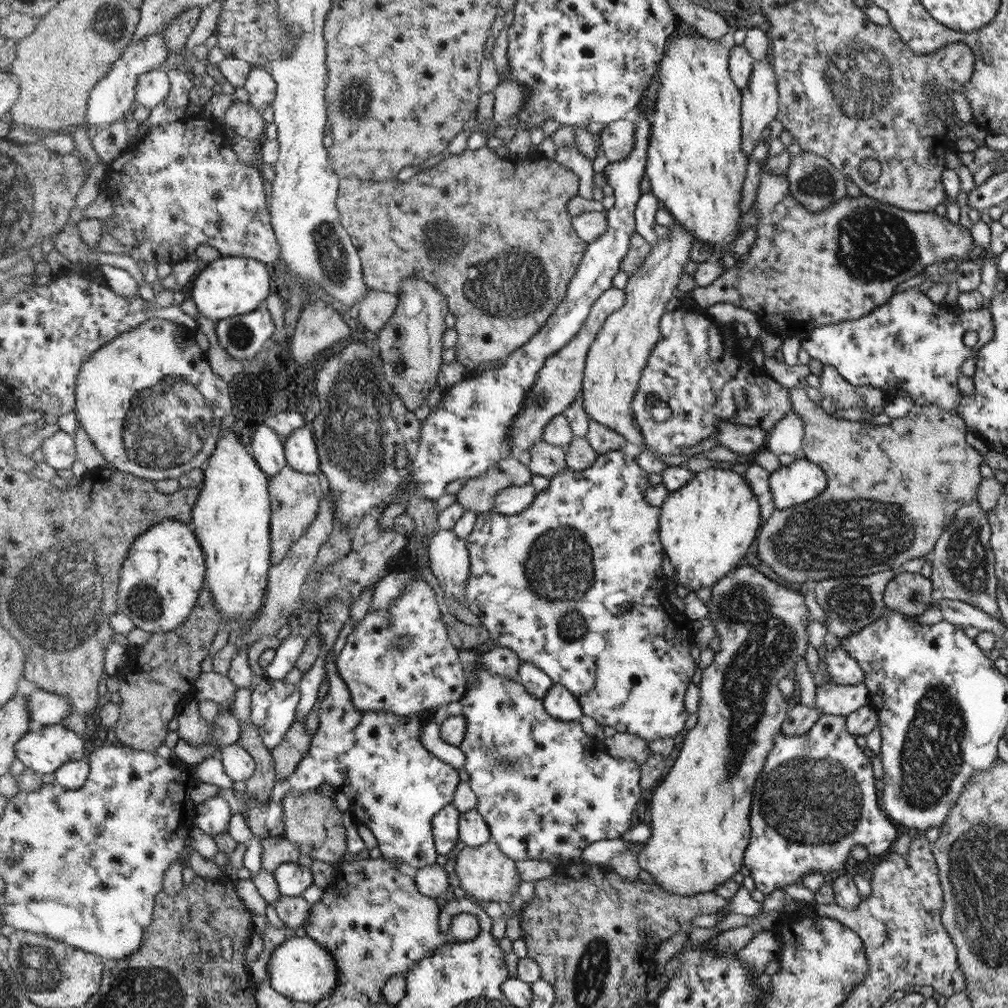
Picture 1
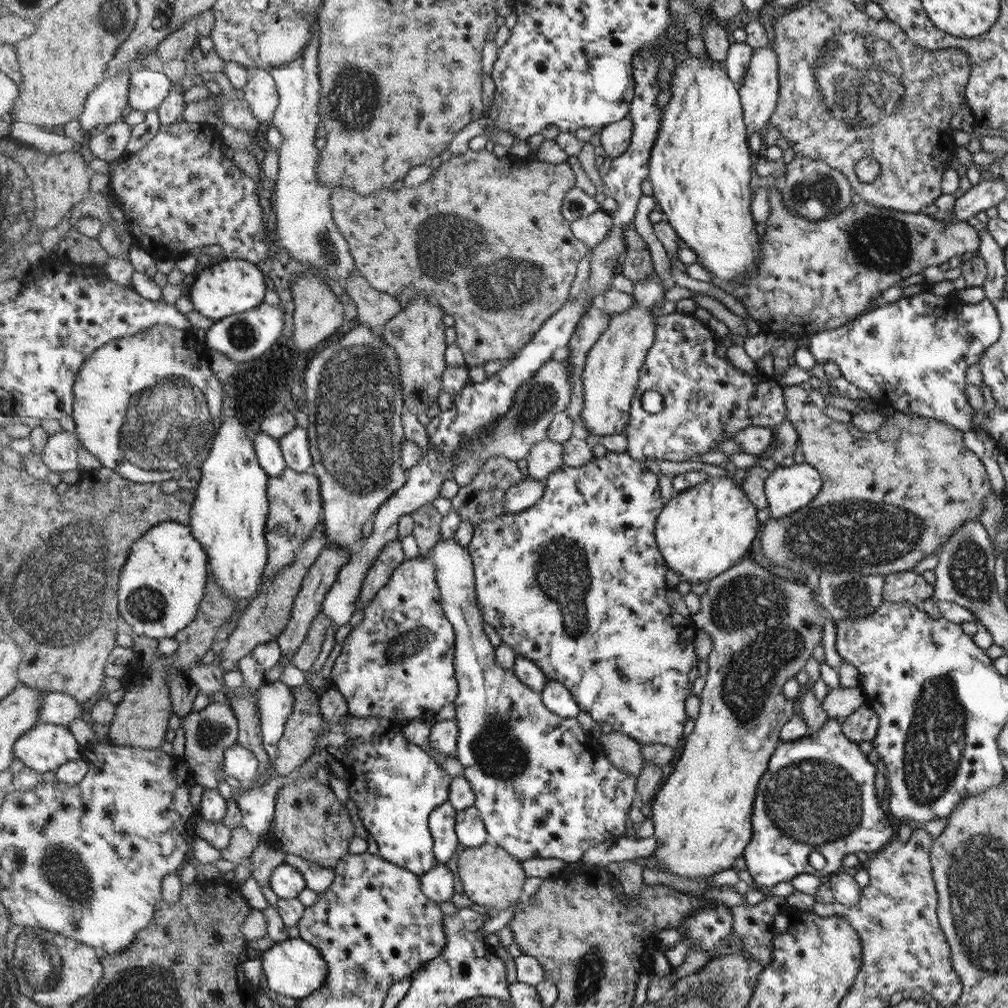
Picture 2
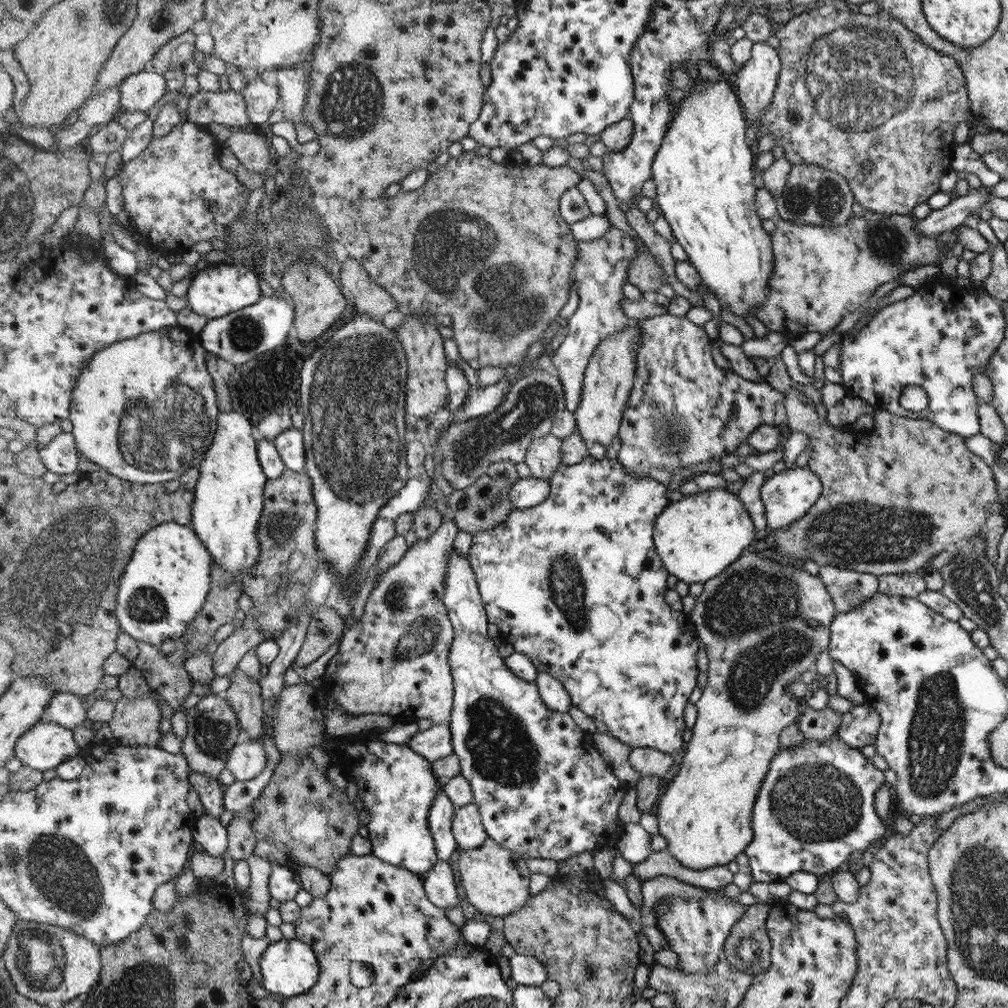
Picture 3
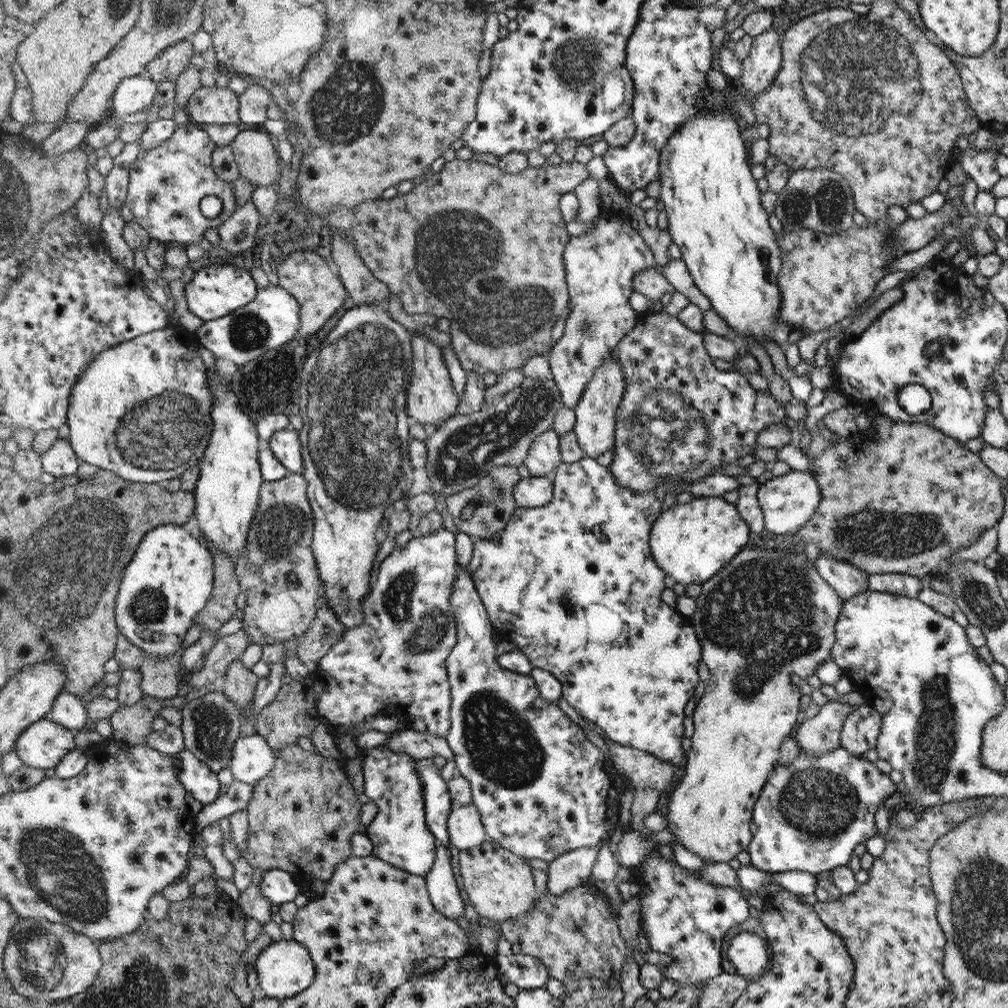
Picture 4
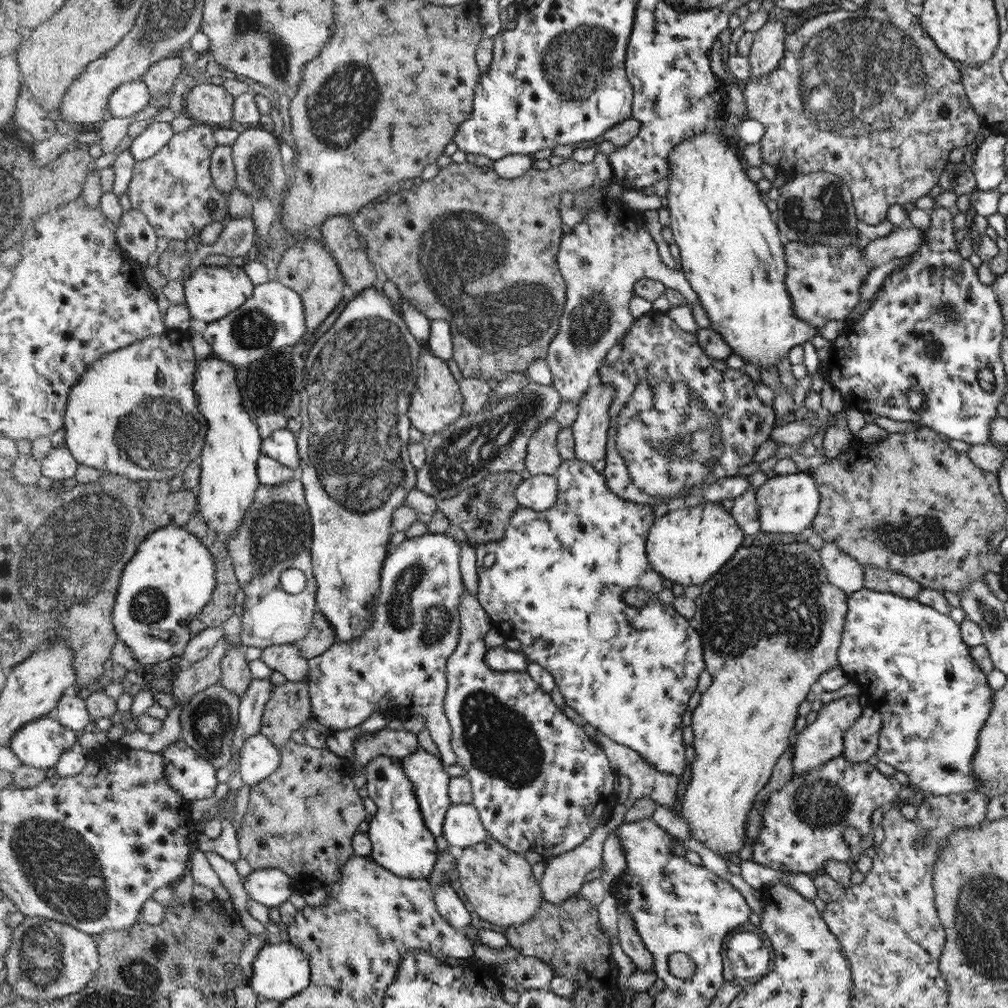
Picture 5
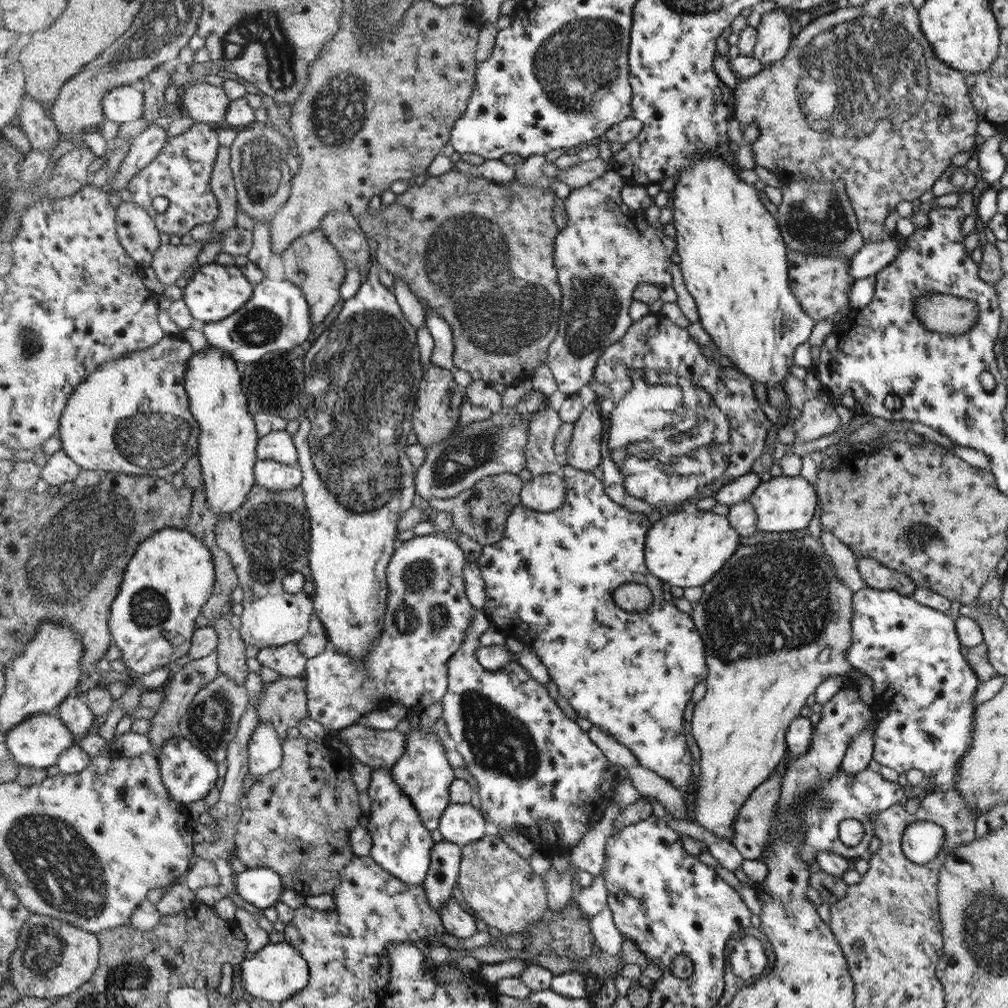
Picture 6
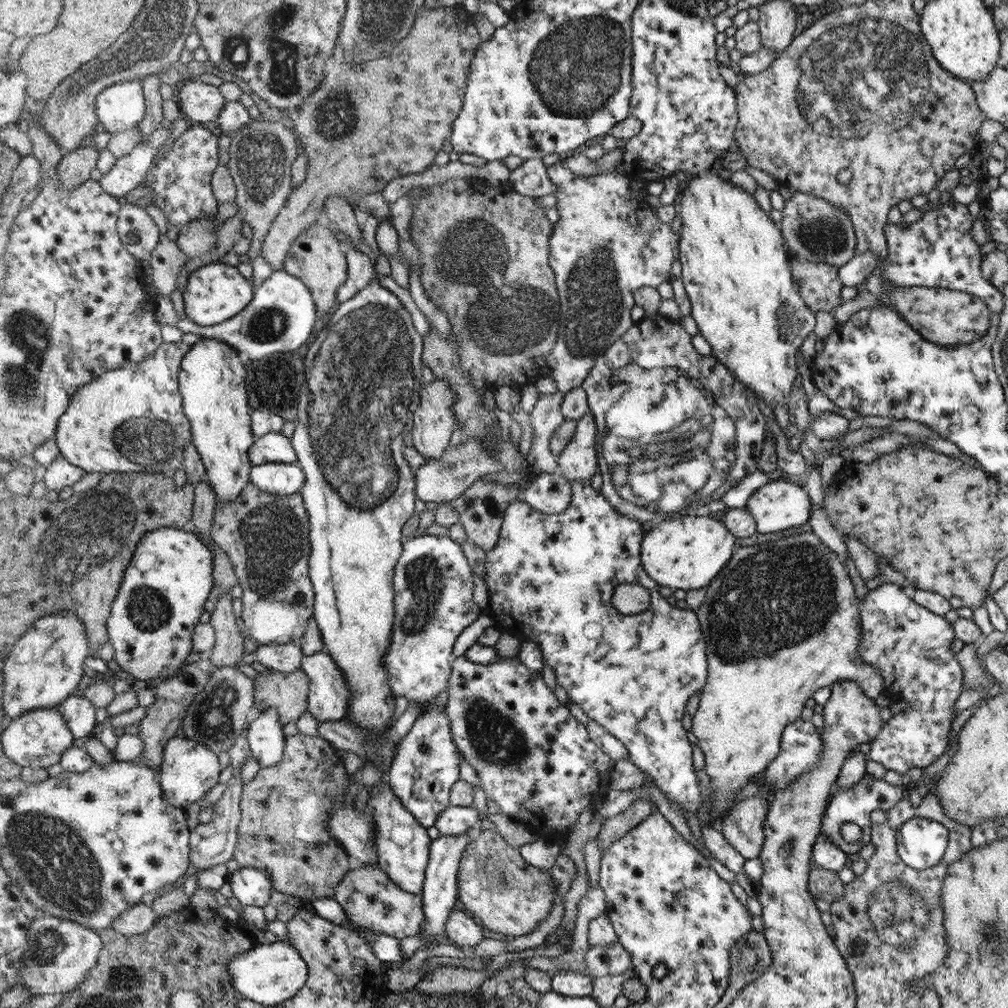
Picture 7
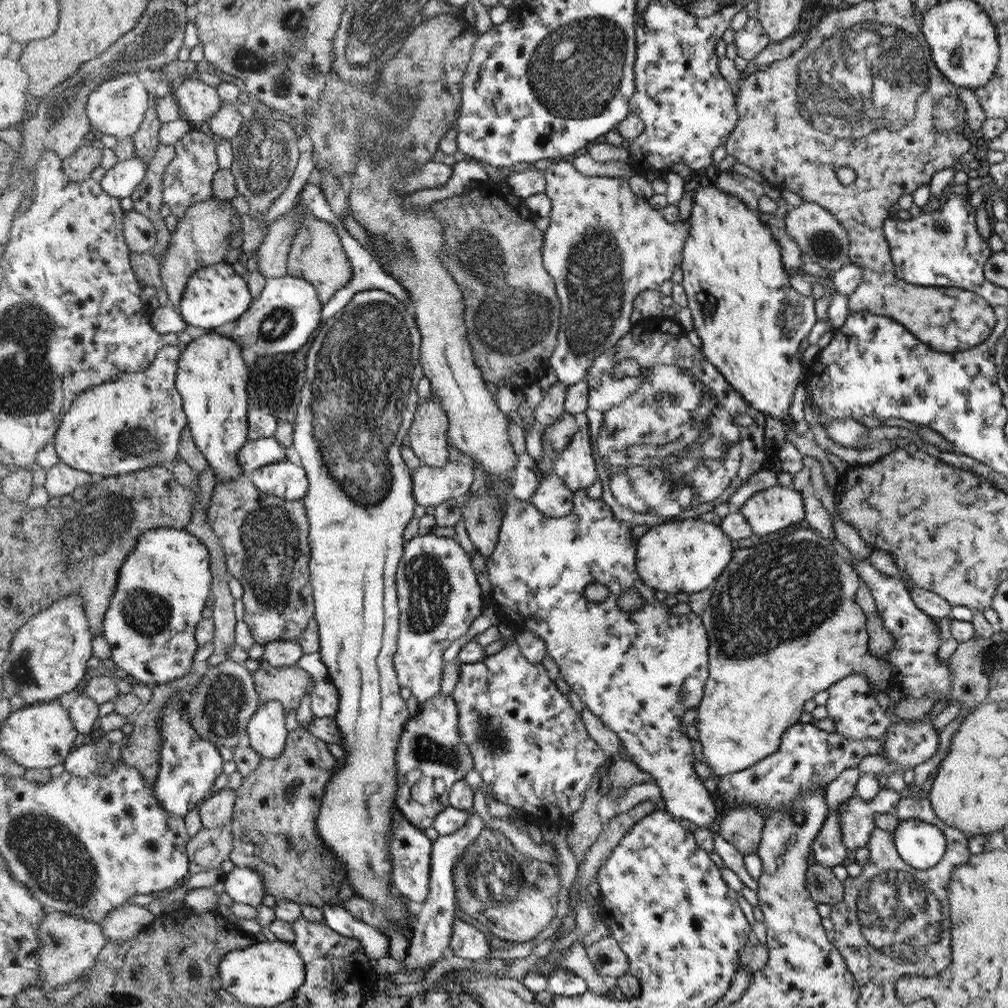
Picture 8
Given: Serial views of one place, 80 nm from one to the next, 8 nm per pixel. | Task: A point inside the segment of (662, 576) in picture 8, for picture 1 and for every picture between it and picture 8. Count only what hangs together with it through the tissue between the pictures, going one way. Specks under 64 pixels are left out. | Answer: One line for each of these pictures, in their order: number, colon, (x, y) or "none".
1: (706, 527)
2: (702, 532)
3: (699, 536)
4: (691, 542)
5: (688, 546)
6: (684, 550)
7: (685, 552)

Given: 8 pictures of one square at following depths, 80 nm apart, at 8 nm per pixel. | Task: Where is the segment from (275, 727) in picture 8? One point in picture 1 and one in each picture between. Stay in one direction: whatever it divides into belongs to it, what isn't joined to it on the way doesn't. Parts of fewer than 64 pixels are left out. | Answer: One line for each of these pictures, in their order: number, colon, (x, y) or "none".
1: (239, 765)
2: (240, 763)
3: (247, 758)
4: (253, 758)
5: (259, 758)
6: (265, 749)
7: (265, 736)

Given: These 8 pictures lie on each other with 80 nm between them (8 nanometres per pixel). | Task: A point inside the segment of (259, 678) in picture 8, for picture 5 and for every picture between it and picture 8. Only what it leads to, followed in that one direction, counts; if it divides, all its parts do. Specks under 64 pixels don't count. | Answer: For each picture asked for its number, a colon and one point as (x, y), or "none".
5: (289, 707)
6: (283, 702)
7: (286, 692)

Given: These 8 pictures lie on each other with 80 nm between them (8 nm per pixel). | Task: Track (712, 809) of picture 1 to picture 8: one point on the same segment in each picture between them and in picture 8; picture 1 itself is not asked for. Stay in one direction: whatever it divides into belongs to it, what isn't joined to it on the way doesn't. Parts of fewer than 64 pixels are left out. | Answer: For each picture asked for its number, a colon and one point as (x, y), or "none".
2: (764, 628)
3: (763, 623)
4: (766, 618)
5: (771, 623)
6: (777, 621)
7: (771, 645)
8: (783, 623)

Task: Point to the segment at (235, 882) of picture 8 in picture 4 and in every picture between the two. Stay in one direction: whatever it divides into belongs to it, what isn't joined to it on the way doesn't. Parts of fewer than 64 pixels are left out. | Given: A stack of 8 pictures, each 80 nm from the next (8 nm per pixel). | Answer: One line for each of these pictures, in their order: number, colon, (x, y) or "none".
4: (279, 886)
5: (271, 887)
6: (261, 887)
7: (251, 887)

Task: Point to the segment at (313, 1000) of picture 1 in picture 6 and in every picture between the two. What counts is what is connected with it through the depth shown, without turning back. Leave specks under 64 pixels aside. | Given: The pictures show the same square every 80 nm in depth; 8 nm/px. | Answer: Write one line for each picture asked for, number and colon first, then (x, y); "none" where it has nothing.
2: (294, 968)
3: (290, 968)
4: (284, 969)
5: (281, 971)
6: (277, 972)

